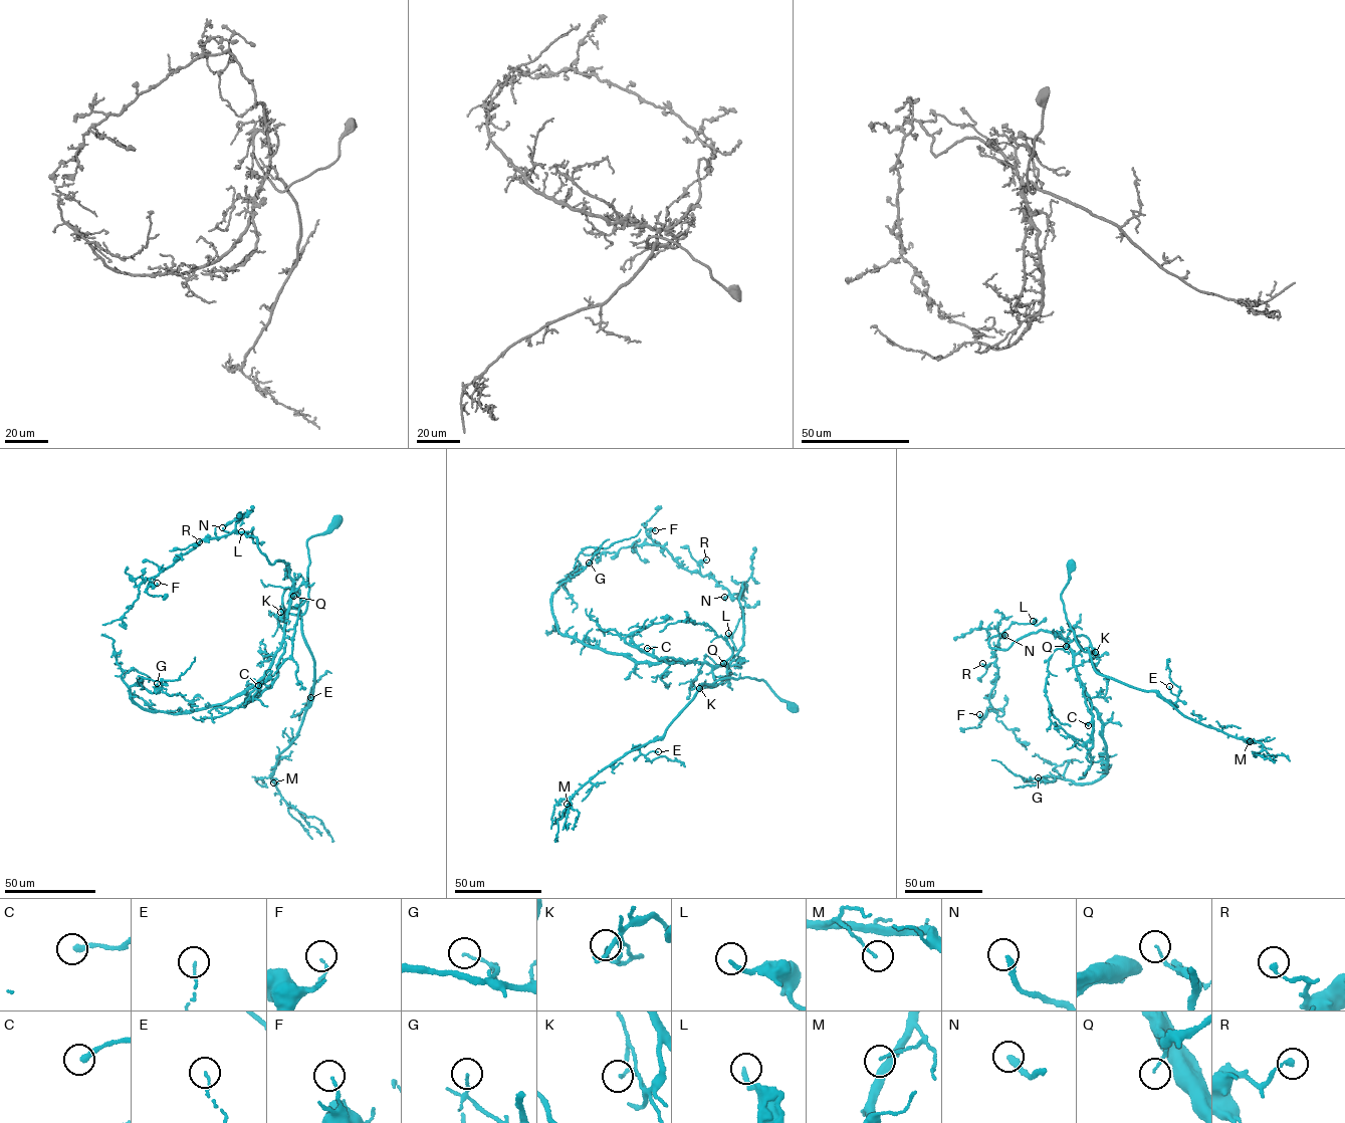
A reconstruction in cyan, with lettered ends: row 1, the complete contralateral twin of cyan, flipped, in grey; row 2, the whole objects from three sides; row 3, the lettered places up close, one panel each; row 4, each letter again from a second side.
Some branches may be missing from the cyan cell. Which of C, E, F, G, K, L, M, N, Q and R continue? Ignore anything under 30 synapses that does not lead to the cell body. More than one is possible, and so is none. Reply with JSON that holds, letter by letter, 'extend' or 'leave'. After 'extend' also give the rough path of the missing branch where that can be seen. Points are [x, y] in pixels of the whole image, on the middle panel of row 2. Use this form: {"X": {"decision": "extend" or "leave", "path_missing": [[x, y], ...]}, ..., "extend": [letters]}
{"C": {"decision": "leave"}, "E": {"decision": "leave"}, "F": {"decision": "leave"}, "G": {"decision": "leave"}, "K": {"decision": "leave"}, "L": {"decision": "leave"}, "M": {"decision": "leave"}, "N": {"decision": "extend", "path_missing": [[724, 597], [724, 585], [718, 580], [722, 563], [731, 554], [740, 550], [742, 554]]}, "Q": {"decision": "leave"}, "R": {"decision": "leave"}, "extend": ["N"]}

